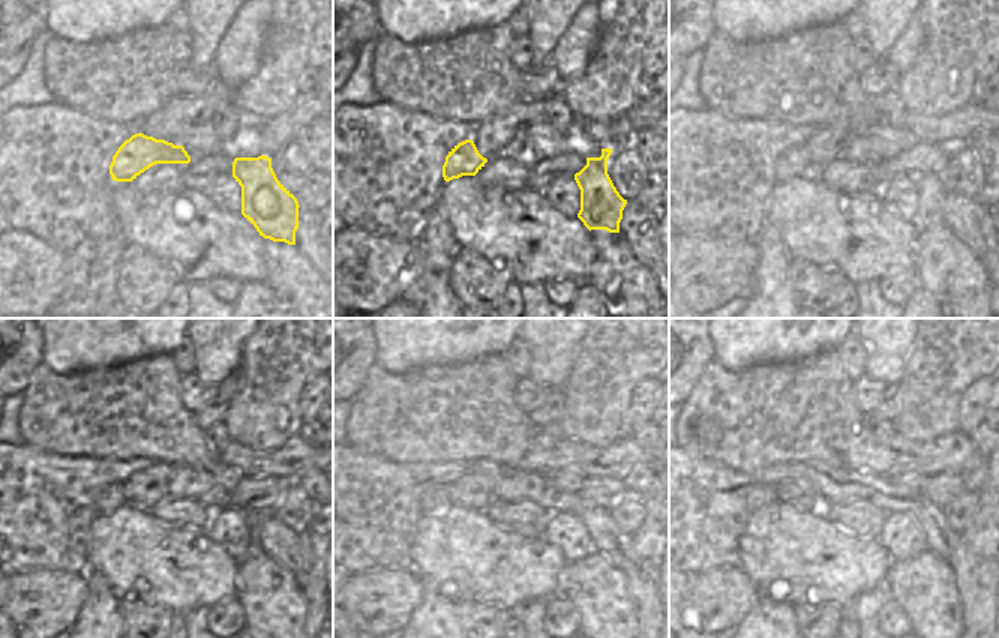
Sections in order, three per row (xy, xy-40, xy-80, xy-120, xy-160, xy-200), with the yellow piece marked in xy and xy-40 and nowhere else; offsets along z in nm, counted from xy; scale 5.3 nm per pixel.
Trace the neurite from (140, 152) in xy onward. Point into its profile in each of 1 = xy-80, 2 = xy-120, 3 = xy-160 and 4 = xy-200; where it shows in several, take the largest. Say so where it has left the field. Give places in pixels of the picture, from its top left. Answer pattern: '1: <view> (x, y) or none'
1: xy-80 (792, 162)
2: xy-120 (111, 497)
3: xy-160 (434, 502)
4: xy-200 (762, 497)

